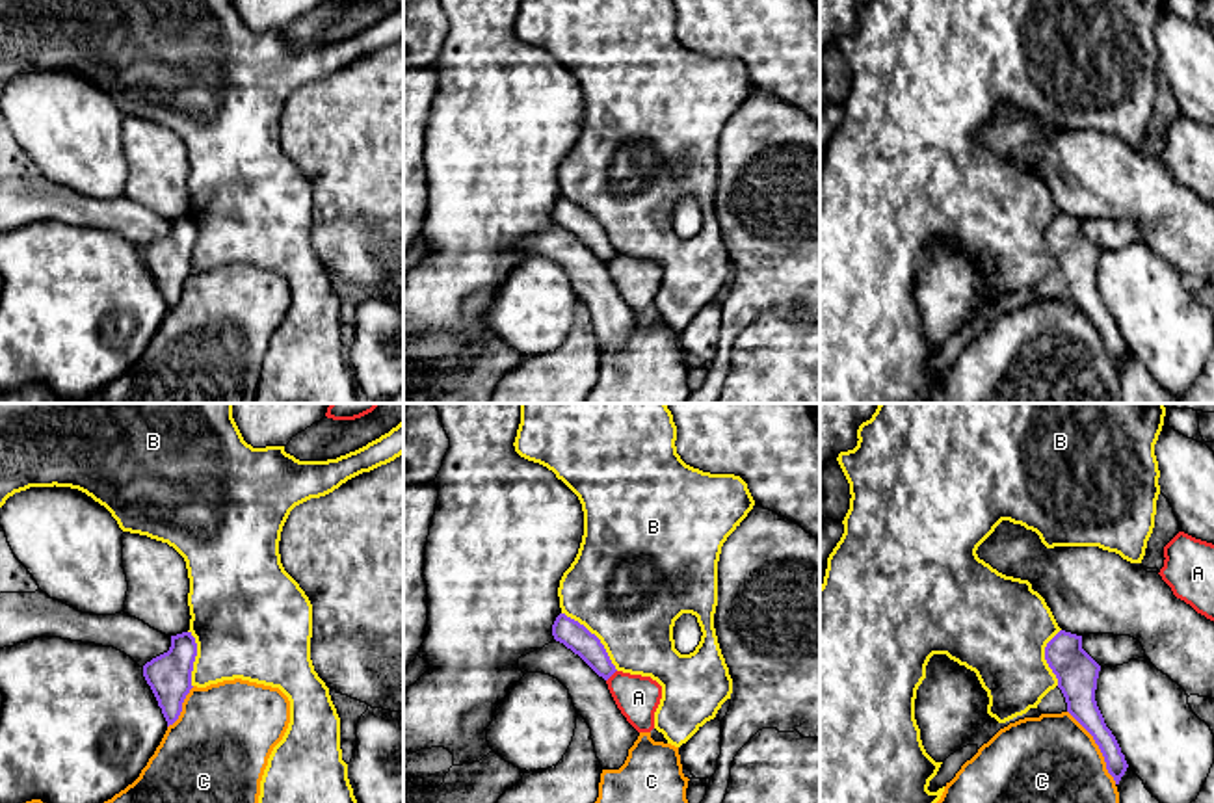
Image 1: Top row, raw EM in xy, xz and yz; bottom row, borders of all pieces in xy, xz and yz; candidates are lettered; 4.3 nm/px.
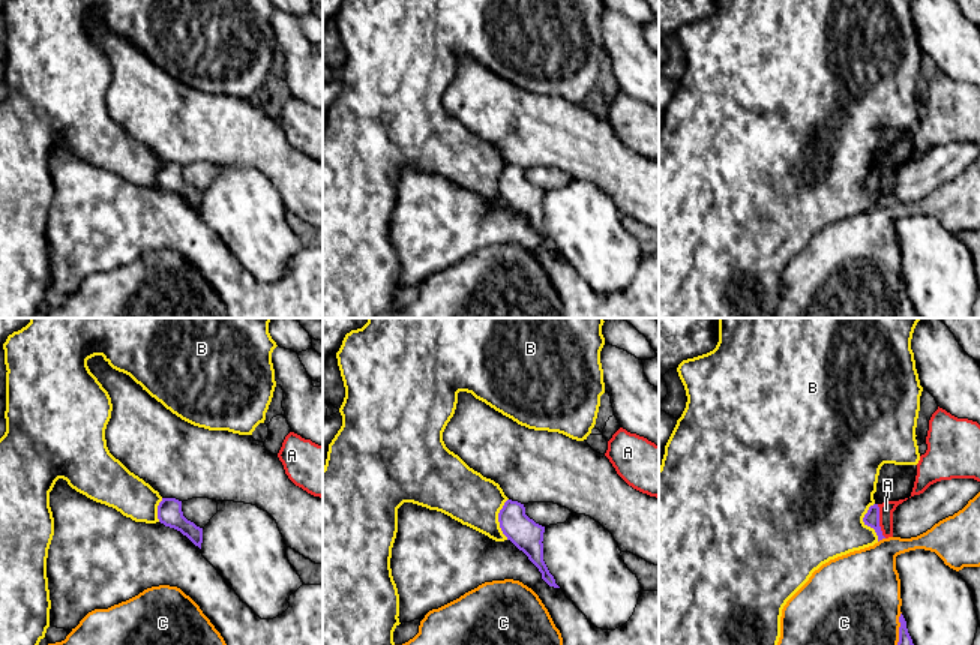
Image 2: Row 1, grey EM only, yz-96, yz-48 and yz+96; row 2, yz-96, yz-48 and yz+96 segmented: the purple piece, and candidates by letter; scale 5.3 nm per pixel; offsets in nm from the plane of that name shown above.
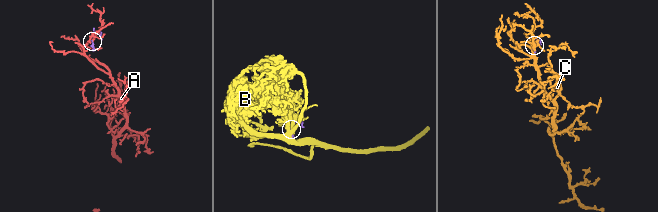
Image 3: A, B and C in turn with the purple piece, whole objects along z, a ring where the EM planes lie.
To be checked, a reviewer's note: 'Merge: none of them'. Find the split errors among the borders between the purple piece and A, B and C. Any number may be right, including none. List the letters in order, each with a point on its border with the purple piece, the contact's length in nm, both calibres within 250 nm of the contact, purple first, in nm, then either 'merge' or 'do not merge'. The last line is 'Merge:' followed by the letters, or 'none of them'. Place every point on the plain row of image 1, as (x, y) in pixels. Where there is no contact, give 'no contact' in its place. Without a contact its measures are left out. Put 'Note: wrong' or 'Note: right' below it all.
A: contact xz (612, 257); length 70 nm; calibres 120 and 190 nm; do not merge
B: contact xz (595, 220); length 360 nm; calibres 120 and 500 nm; do not merge
C: contact yz (1099, 331); length 380 nm; calibres 130 and 500 nm; do not merge
Merge: none of them
Note: right

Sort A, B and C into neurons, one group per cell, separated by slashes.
A / B / C

